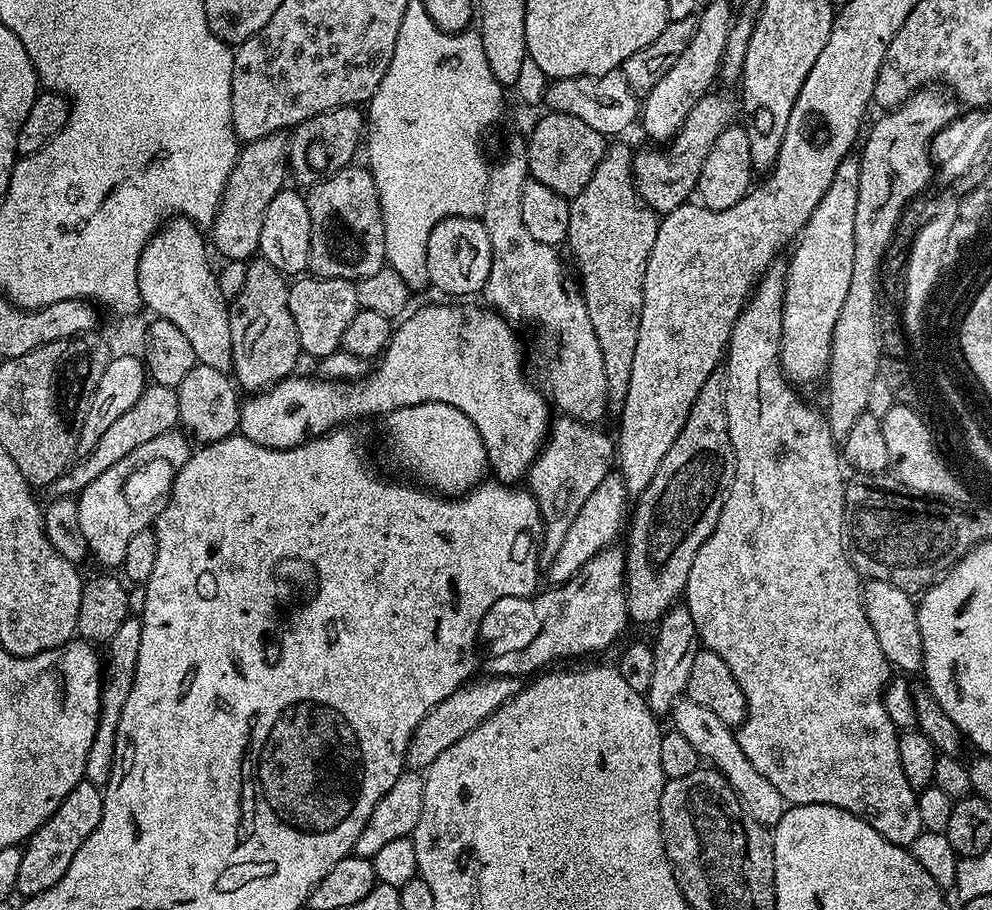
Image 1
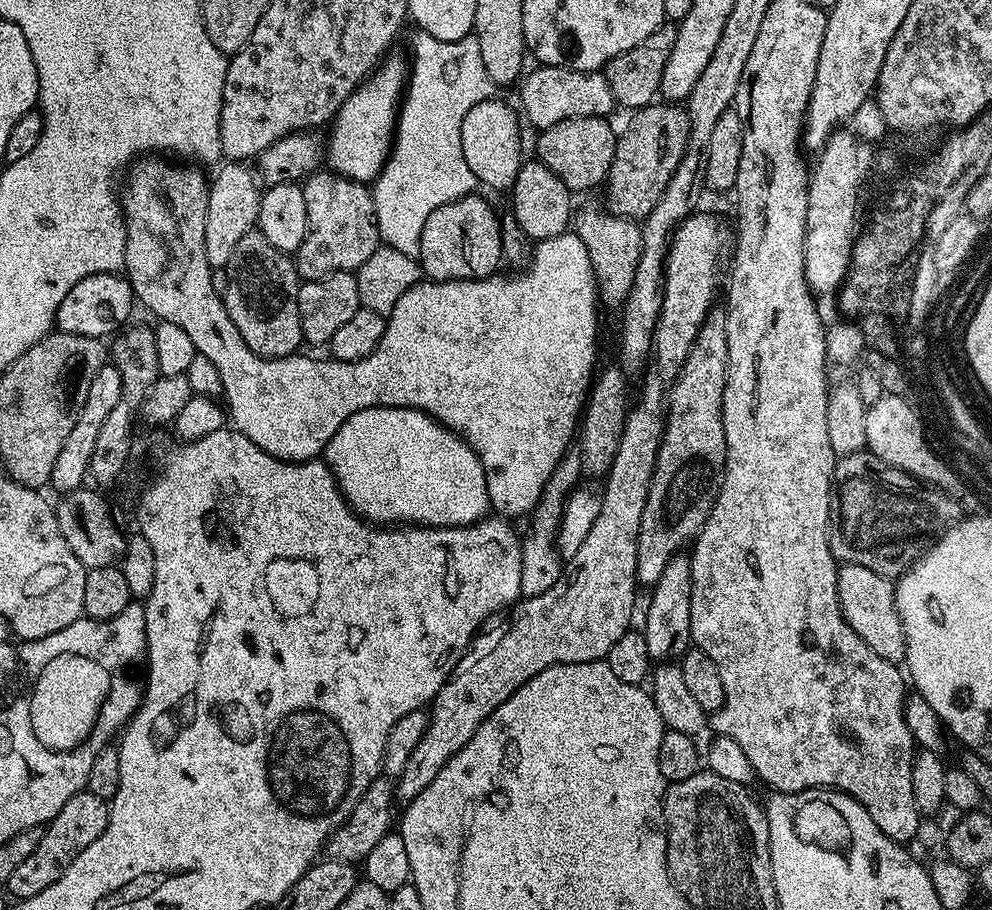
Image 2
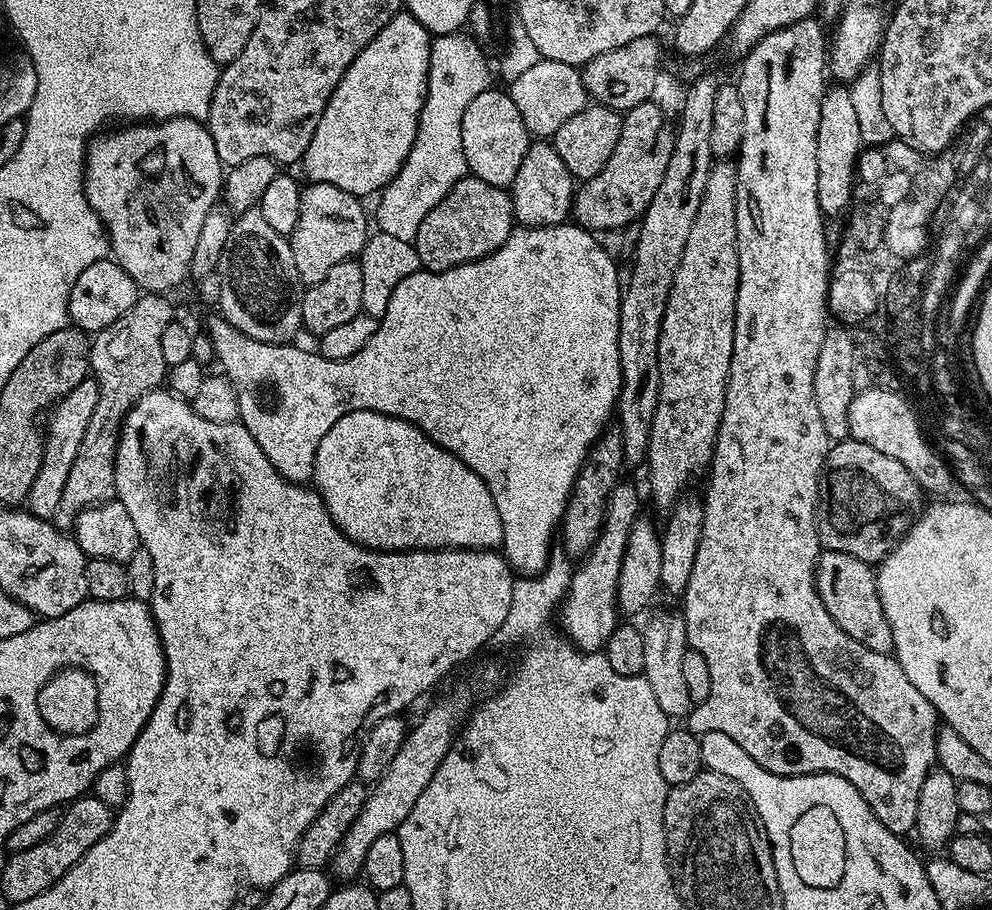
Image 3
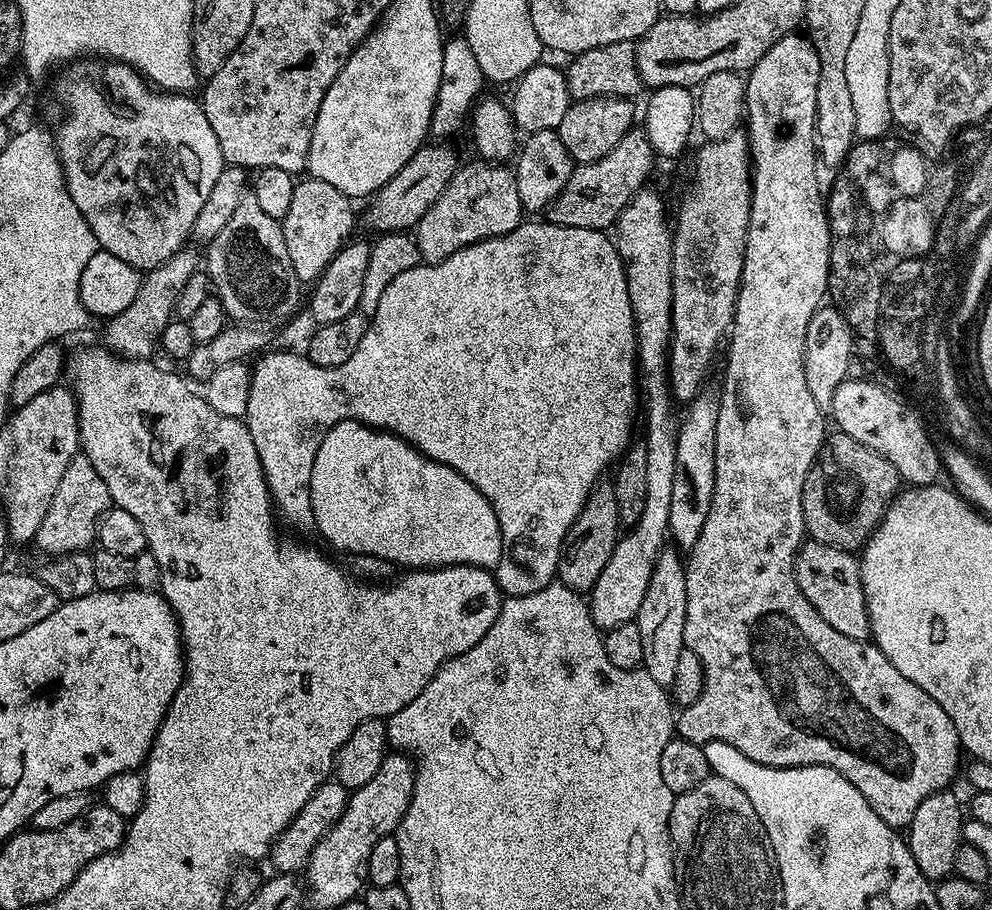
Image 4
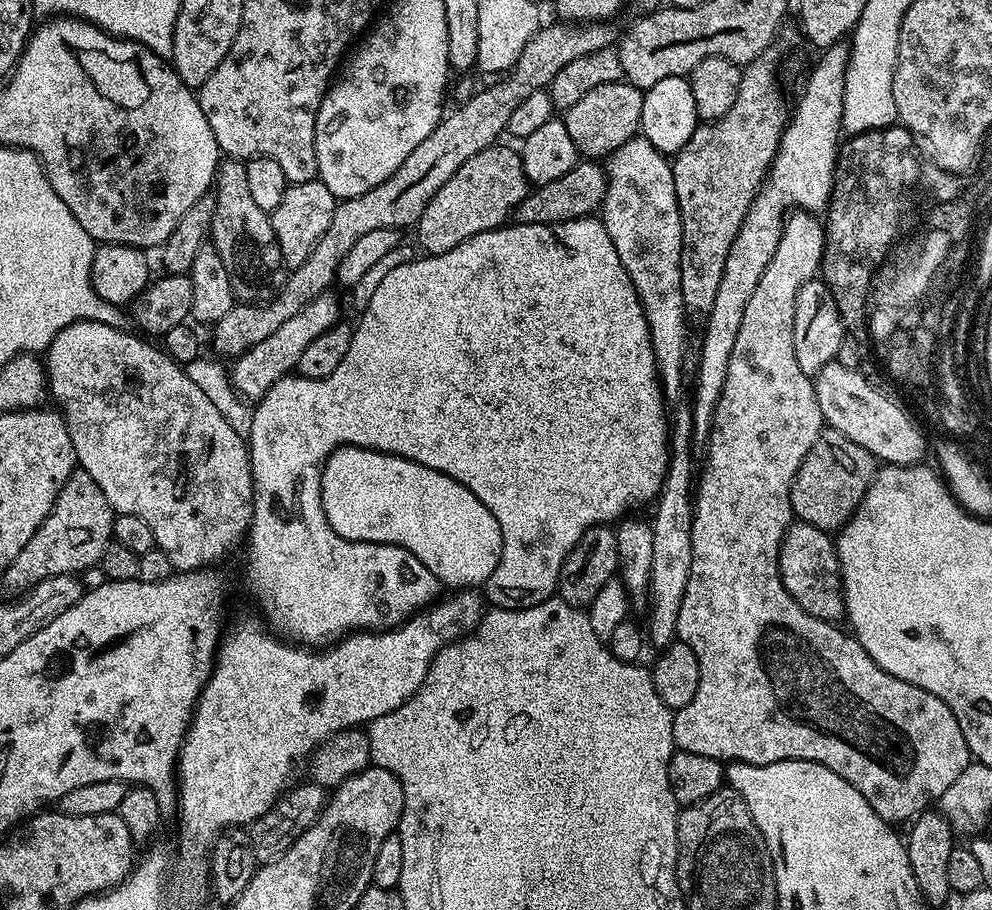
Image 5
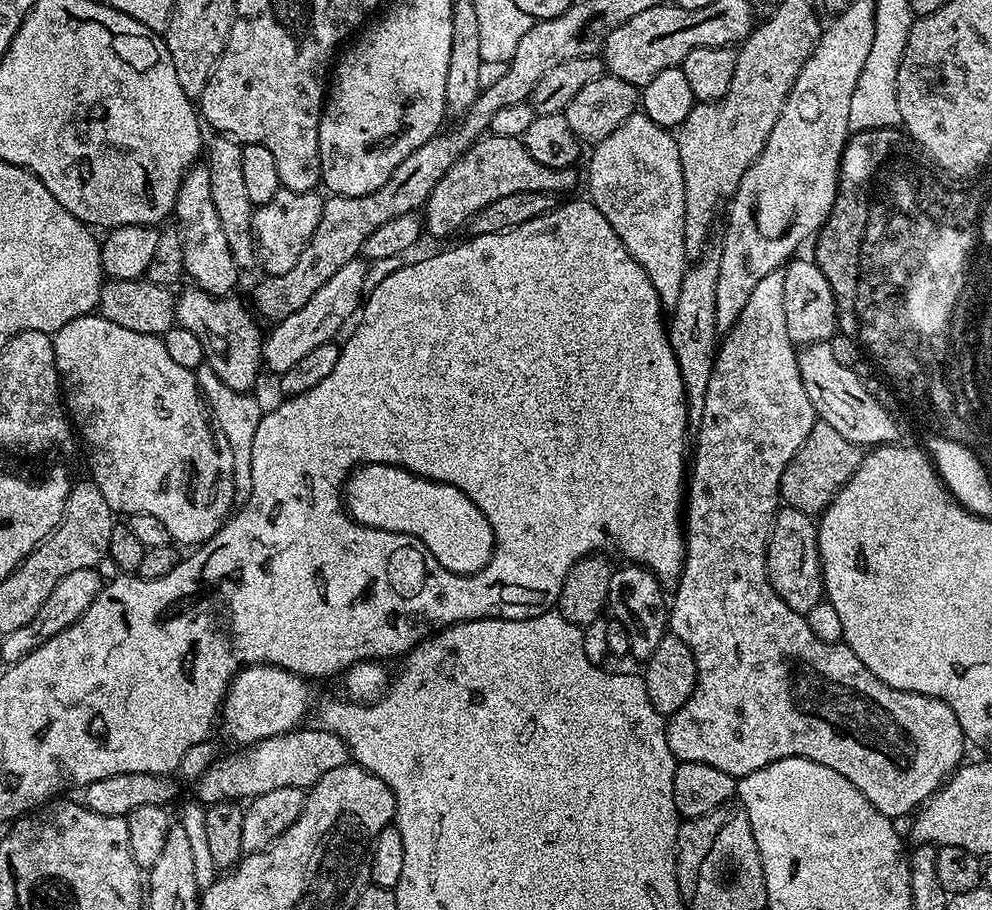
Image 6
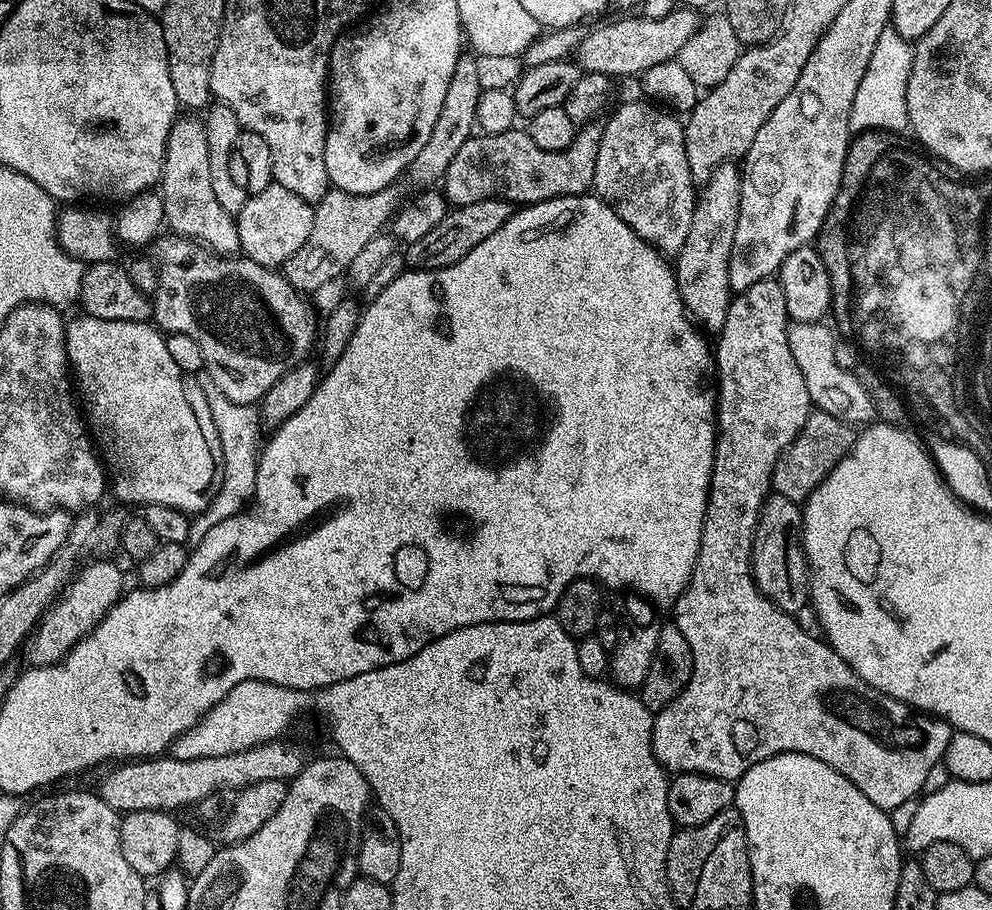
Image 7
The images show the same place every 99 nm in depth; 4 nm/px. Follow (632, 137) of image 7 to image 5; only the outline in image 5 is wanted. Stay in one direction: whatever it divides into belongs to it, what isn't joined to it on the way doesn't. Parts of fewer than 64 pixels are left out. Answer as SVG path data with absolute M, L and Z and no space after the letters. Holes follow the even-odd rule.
M637 136L619 147L618 150L612 152L611 156L607 157L604 162L605 176L607 178L607 190L604 195L603 202L600 207L600 219L603 225L606 226L606 232L614 242L615 250L618 251L618 258L622 260L622 266L626 270L628 276L632 280L634 290L640 299L640 305L644 311L644 317L648 323L650 330L650 346L653 350L654 362L656 363L656 376L660 379L660 391L663 392L665 401L669 405L676 406L681 403L683 390L683 372L684 372L684 343L687 342L688 336L684 333L684 316L686 317L686 309L684 299L682 298L682 290L680 289L680 279L682 278L681 270L681 248L682 248L682 226L680 207L677 204L677 194L674 193L674 180L671 163L669 159L663 155L658 149L654 148L643 136Z

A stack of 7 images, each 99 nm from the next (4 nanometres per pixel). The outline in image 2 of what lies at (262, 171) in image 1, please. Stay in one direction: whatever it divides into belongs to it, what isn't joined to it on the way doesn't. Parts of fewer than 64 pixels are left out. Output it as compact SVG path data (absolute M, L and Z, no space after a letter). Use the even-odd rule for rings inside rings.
M244 162L221 163L215 169L216 177L211 177L208 186L206 242L209 246L214 246L214 260L220 266L226 266L230 262L230 254L234 254L234 246L238 246L238 242L244 235L257 227L256 219L260 209L262 188L258 183L257 173L253 169L251 172L248 167L249 165Z

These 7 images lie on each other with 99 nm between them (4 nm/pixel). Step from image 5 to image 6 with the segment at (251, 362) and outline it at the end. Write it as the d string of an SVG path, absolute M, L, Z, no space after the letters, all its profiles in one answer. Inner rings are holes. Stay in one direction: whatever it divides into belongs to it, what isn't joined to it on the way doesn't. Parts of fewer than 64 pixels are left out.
M363 258L346 262L346 266L339 268L326 281L326 286L322 286L313 294L310 302L306 302L306 306L294 310L294 314L290 314L284 320L275 321L271 325L272 334L270 332L264 341L263 367L267 371L269 368L273 374L285 372L290 370L290 366L296 365L301 358L306 358L310 350L318 350L318 346L333 343L337 339L336 335L343 330L344 323L348 319L351 321L361 311L362 301L366 296L363 287L369 265L369 261Z

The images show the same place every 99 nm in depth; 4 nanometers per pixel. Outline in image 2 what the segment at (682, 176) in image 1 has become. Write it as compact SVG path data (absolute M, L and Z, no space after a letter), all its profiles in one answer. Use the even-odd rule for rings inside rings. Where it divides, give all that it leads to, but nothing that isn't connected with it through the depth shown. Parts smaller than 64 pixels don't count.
M653 102L631 113L632 121L625 132L619 133L614 162L608 171L608 211L628 220L643 221L658 206L669 182L684 161L688 138L692 134L692 120L676 102Z

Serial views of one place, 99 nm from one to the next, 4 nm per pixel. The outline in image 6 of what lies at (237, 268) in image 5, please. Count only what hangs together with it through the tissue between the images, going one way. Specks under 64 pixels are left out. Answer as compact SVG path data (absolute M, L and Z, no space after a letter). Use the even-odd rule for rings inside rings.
M216 134L207 141L206 163L210 170L210 198L214 198L214 210L218 210L218 218L222 222L222 231L226 234L226 242L236 259L236 265L248 270L258 260L256 236L252 233L252 213L254 206L246 190L242 175L242 145L239 140L230 136Z

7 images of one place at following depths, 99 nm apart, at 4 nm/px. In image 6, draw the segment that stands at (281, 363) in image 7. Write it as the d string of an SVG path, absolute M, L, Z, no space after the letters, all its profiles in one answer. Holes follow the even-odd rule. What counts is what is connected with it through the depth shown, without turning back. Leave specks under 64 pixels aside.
M188 286L176 298L176 324L195 334L204 347L204 359L218 378L240 393L247 393L262 373L265 333L256 325L257 317L235 295L211 296L201 288Z

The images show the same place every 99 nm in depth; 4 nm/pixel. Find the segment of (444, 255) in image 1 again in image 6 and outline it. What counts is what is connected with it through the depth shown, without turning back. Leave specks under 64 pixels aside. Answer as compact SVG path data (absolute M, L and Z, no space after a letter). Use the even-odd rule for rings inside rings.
M485 134L460 155L458 162L454 162L434 186L422 209L427 235L448 236L463 229L478 210L490 206L490 202L498 198L506 198L506 194L522 194L522 190L549 194L568 192L576 184L576 171L575 167L551 168L534 162L523 139Z

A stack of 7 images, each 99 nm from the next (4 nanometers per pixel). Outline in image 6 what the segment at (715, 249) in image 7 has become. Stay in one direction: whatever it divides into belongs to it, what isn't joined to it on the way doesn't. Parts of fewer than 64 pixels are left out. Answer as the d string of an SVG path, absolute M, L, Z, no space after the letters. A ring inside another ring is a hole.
M698 264L687 269L682 278L682 290L674 309L676 321L668 328L668 341L674 350L678 370L684 383L684 397L688 407L688 427L695 430L702 422L702 406L706 406L706 386L716 365L718 333L714 318L714 297L718 287L719 267Z

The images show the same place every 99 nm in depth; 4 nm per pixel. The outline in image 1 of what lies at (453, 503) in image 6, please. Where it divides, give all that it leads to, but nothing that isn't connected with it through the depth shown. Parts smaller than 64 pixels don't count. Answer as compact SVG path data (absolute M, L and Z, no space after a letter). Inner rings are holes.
M430 402L425 404L415 404L399 408L393 412L387 413L388 420L388 440L392 443L392 452L396 455L396 460L408 472L413 472L417 476L421 485L435 490L448 498L462 496L469 492L471 488L476 487L485 479L486 469L488 468L488 455L486 446L482 442L482 434L462 414L462 410L454 410L454 406L446 406L446 402Z

